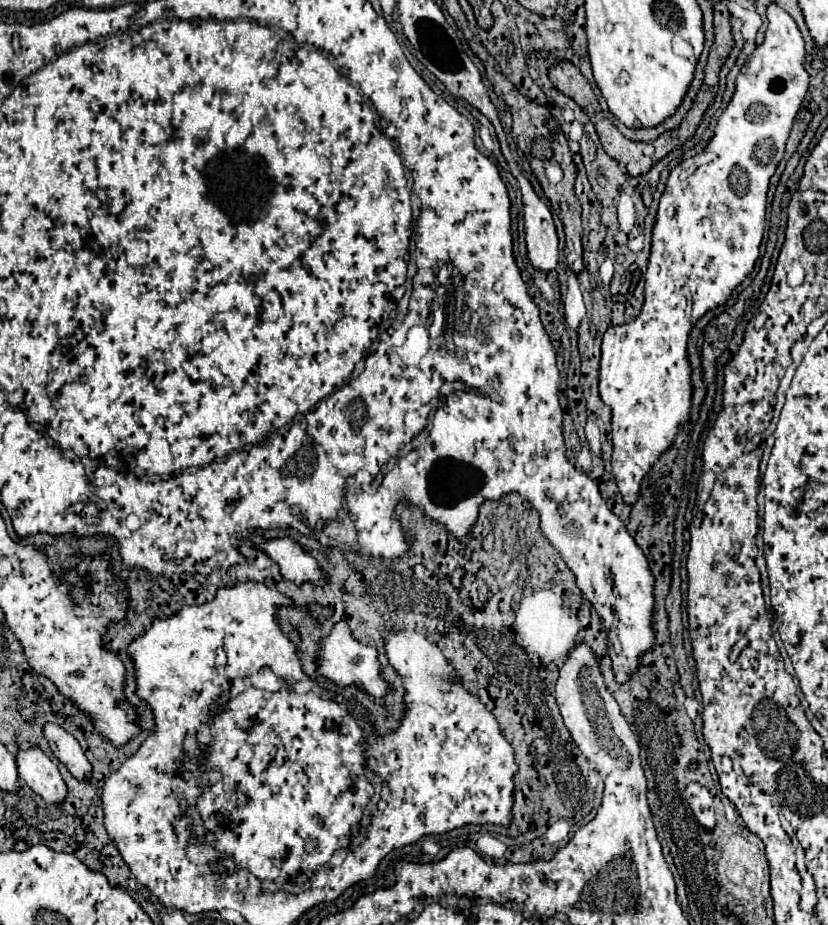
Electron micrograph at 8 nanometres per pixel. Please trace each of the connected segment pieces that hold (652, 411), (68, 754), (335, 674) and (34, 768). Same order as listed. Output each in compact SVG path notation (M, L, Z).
M771 3L767 7L769 27L765 41L745 61L737 89L717 121L715 137L703 153L679 163L667 181L659 201L657 223L653 229L653 245L645 273L645 305L633 323L609 327L601 345L599 393L603 403L613 411L611 441L613 441L613 473L625 505L635 505L641 491L641 479L671 449L681 425L691 417L691 365L687 359L687 341L693 325L711 309L723 305L737 285L753 271L759 257L759 245L765 231L765 207L769 181L783 159L785 141L797 111L809 87L805 69L805 41L795 19Z
M45 723L43 733L49 741L53 755L69 769L69 773L79 781L89 781L91 779L91 763L87 761L79 741L73 735L69 735L63 727L53 725L53 723Z
M341 619L339 623L333 625L333 631L319 641L319 651L317 651L317 673L327 677L331 683L339 687L351 687L357 685L361 691L369 693L379 705L385 703L385 693L387 693L387 683L381 675L381 663L377 659L377 649L371 645L363 645L357 639L353 639L351 629L347 625L347 619Z
M29 747L17 753L19 777L45 801L51 805L61 805L67 797L67 785L57 769L57 765L39 749Z

